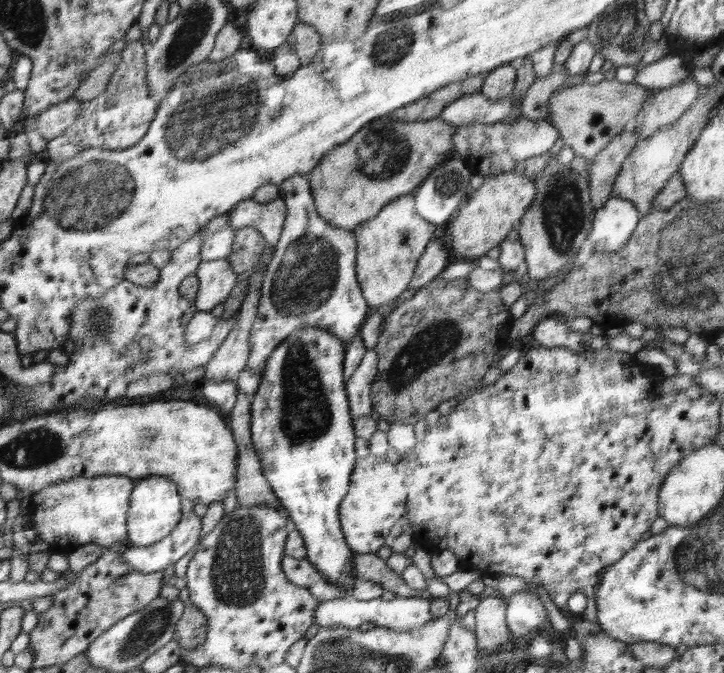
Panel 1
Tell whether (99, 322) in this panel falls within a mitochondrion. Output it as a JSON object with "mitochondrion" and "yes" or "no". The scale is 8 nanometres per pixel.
{"mitochondrion":"yes"}

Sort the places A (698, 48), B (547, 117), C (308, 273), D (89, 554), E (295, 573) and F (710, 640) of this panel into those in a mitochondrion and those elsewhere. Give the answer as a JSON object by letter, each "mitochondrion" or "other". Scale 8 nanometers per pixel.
{"A":"other","B":"other","C":"mitochondrion","D":"other","E":"other","F":"other"}

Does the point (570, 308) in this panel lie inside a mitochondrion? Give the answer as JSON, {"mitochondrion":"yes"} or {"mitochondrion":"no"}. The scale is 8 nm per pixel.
{"mitochondrion":"no"}

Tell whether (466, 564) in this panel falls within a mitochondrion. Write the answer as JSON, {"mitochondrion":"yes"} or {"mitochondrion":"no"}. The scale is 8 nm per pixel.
{"mitochondrion":"no"}

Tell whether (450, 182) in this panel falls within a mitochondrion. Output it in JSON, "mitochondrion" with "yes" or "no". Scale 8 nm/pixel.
{"mitochondrion":"yes"}

